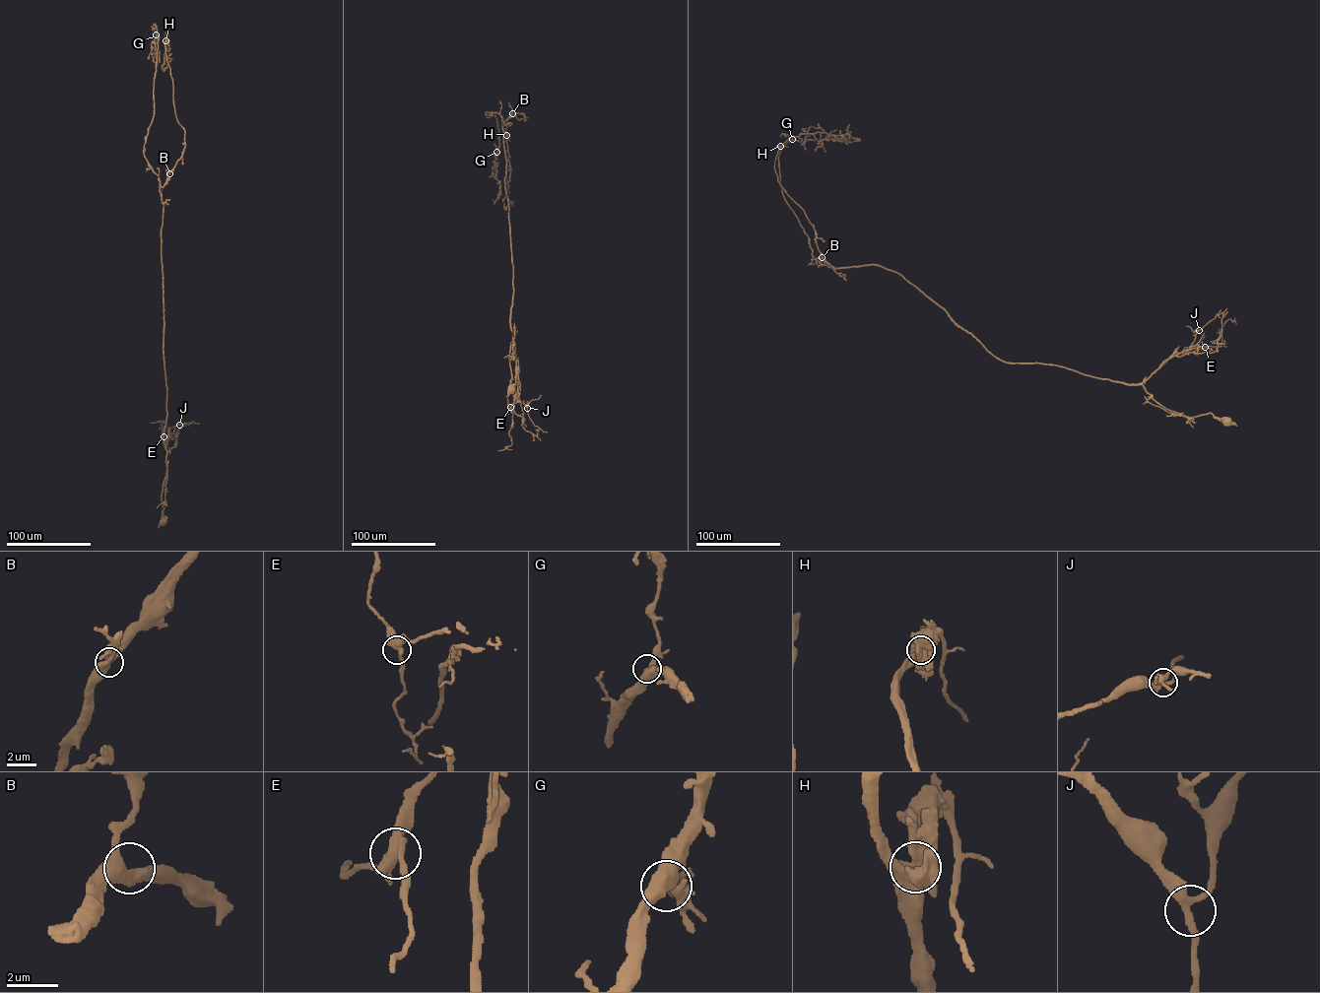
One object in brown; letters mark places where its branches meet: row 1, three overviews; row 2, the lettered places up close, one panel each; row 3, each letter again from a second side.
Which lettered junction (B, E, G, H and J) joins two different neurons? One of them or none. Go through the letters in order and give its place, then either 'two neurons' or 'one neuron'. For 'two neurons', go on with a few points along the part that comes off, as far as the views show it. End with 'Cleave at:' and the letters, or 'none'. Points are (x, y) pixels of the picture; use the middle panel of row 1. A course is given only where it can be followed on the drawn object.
B: (512, 113) | one neuron
E: (510, 407) | one neuron
G: (496, 152) | one neuron
H: (506, 135) | two neurons
J: (527, 408) | one neuron
Cleave at: H

